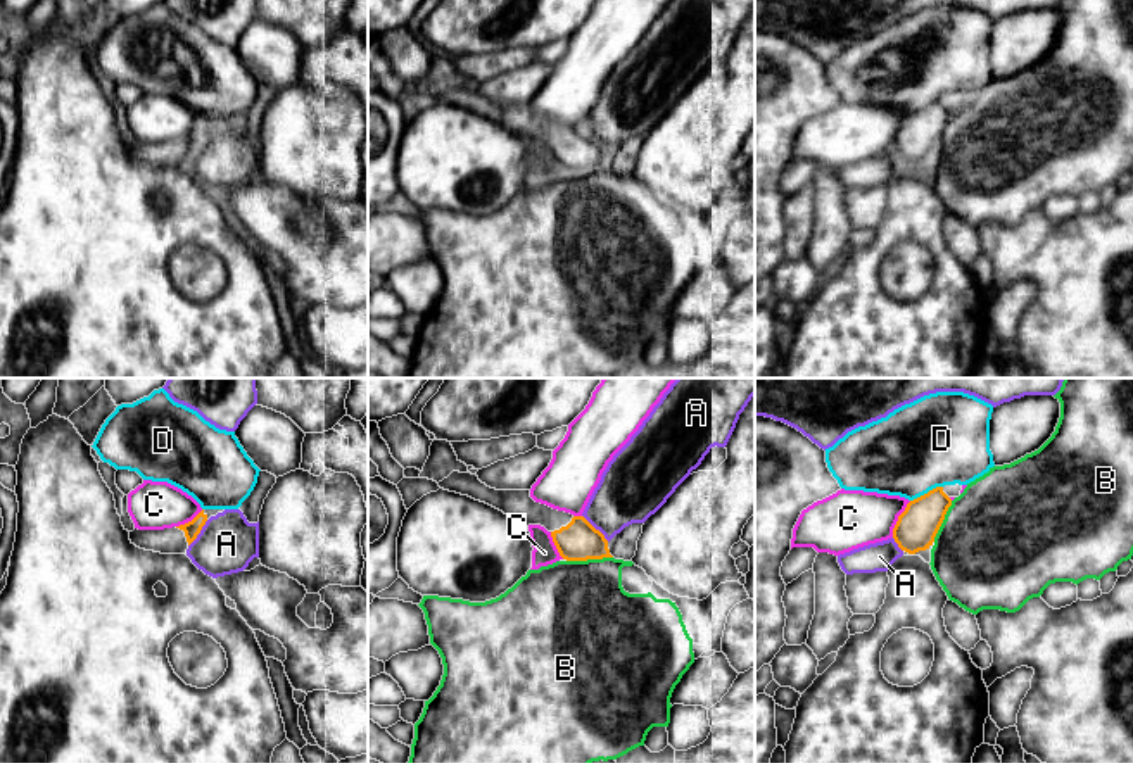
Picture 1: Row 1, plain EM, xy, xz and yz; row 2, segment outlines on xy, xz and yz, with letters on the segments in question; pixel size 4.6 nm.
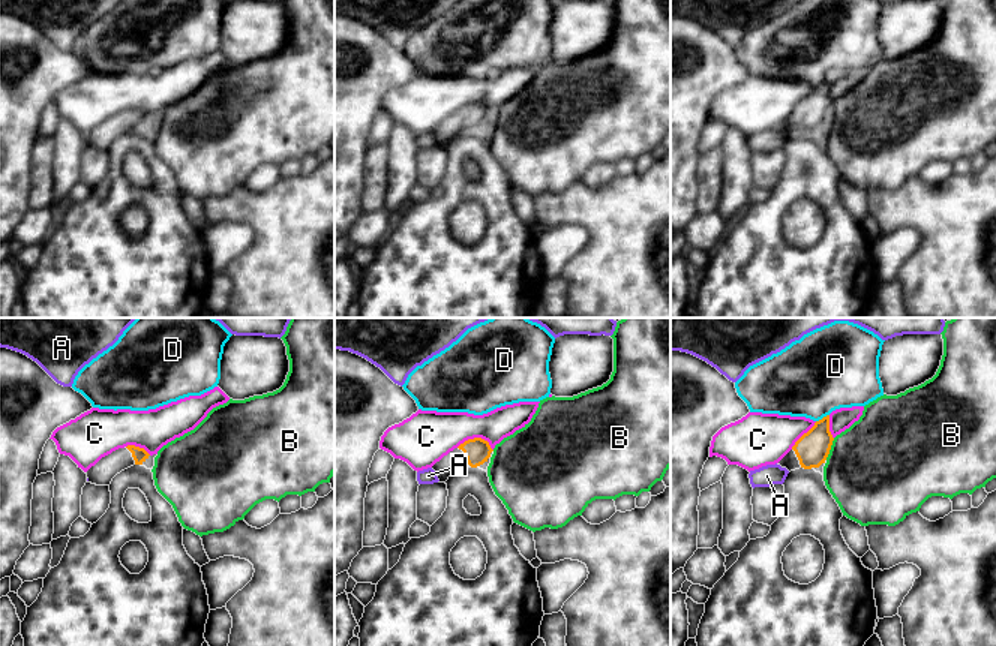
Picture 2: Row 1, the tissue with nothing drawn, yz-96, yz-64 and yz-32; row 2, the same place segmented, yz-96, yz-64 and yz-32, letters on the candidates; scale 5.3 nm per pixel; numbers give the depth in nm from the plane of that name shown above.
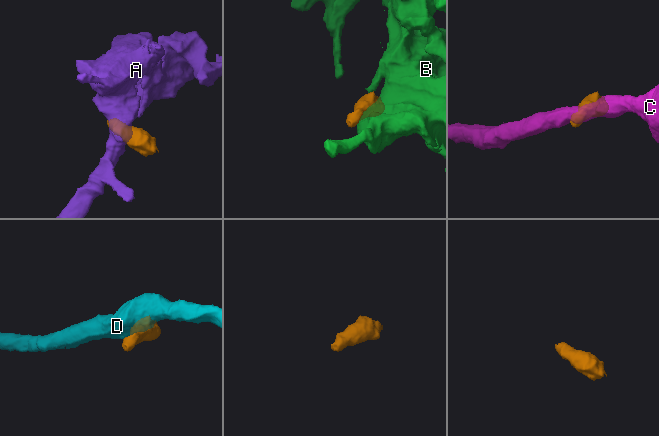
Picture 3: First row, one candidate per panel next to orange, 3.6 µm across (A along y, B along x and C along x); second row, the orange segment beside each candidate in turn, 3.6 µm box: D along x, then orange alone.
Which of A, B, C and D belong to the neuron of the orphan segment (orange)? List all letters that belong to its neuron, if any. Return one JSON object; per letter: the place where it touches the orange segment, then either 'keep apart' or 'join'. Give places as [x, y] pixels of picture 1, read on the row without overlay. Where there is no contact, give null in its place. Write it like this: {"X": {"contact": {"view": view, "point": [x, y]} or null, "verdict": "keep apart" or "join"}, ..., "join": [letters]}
{"A": {"contact": {"view": "xz", "point": [594, 142]}, "verdict": "keep apart"}, "B": {"contact": {"view": "xz", "point": [589, 171]}, "verdict": "keep apart"}, "C": {"contact": {"view": "yz", "point": [898, 132]}, "verdict": "keep apart"}, "D": {"contact": {"view": "yz", "point": [928, 106]}, "verdict": "keep apart"}, "join": []}

